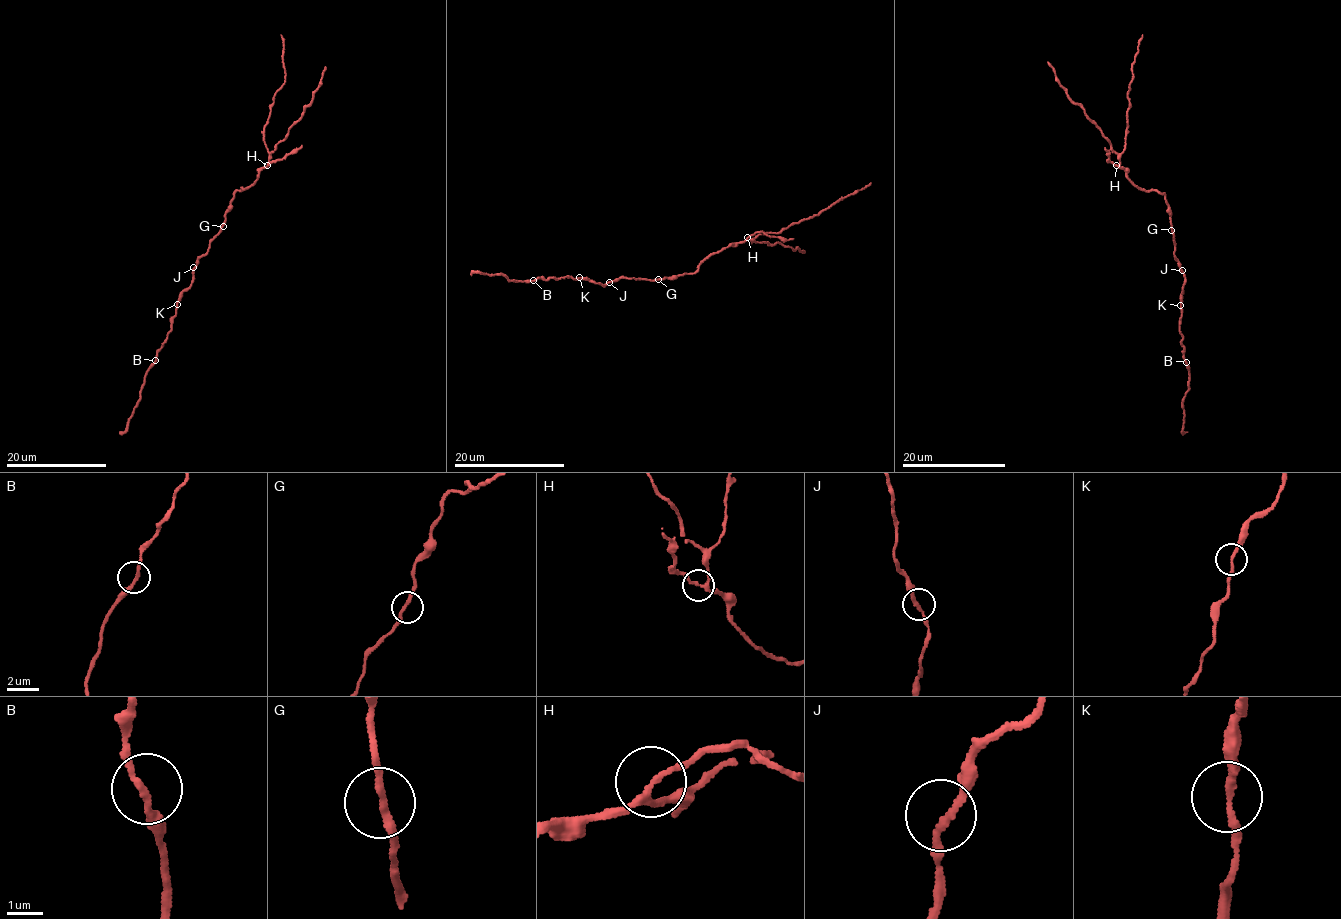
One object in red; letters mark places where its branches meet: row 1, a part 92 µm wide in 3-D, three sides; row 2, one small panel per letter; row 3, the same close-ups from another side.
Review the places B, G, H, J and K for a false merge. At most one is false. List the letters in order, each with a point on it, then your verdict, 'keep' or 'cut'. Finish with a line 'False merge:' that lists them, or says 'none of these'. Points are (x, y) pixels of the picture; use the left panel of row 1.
B: at (155, 360); keep
G: at (223, 226); keep
H: at (267, 165); keep
J: at (193, 267); keep
K: at (177, 304); keep
False merge: none of these

